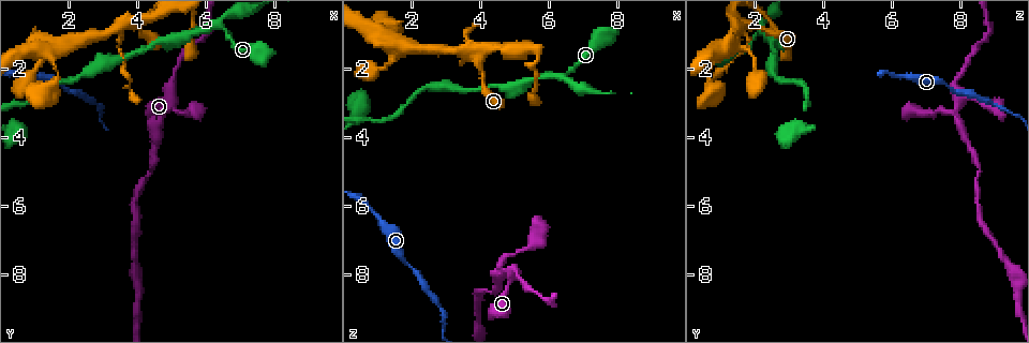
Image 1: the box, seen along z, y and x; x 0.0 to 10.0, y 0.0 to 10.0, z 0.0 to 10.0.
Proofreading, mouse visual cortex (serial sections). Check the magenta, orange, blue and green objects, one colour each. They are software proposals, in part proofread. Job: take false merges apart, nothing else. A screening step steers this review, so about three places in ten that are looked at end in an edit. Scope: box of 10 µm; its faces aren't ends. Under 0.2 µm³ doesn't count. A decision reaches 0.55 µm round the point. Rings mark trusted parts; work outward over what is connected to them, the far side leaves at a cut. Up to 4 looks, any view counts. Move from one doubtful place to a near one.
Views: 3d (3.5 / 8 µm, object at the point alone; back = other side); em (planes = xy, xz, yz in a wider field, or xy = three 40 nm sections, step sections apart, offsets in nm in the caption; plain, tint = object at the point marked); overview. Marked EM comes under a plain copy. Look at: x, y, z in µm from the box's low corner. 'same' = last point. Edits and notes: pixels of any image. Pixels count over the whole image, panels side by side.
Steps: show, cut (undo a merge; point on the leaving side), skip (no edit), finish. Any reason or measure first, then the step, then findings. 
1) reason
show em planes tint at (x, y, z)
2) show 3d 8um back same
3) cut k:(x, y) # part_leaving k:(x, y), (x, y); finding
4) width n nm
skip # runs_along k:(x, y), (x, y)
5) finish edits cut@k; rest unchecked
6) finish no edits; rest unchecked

three arms meet
show 3d 8um at (6.50, 0.80, 2.20)

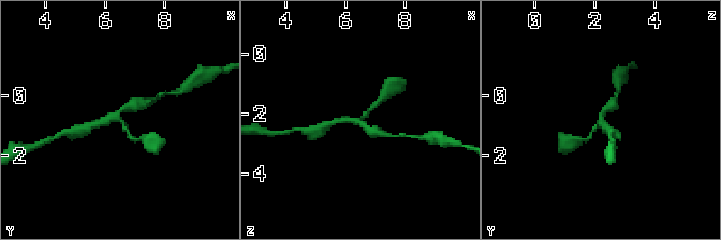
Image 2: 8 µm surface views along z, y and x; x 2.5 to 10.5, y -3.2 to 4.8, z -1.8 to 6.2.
arms 3; arm_widths 200, 200, 300 nm
show em planes tint same

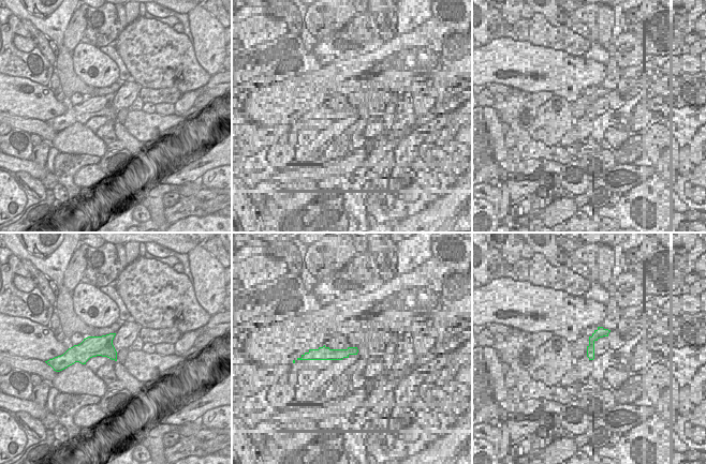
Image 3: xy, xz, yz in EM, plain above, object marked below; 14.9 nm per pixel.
skip # runs_along 2:(376, 105), (361, 119), (329, 123); all the same cell

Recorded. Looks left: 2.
thin neck
show em xy step 3 tint at (1.65, 2.30, 0.65)

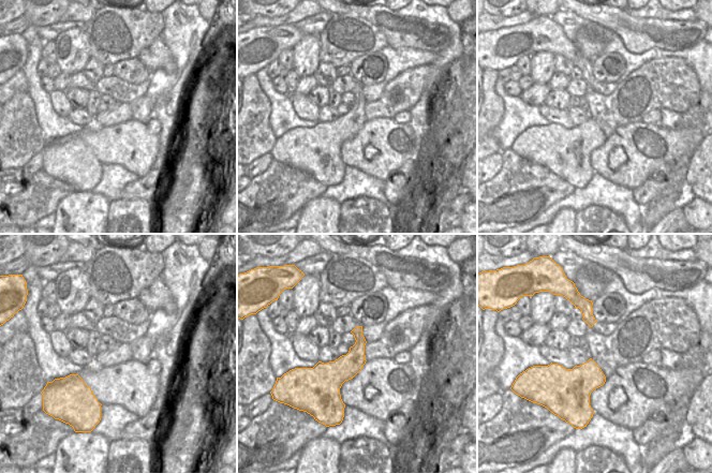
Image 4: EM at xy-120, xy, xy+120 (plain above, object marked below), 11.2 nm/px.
show 3d 3.5um back same

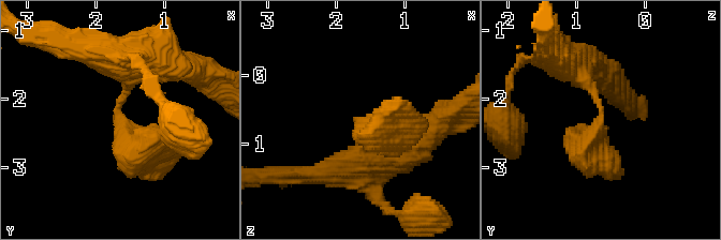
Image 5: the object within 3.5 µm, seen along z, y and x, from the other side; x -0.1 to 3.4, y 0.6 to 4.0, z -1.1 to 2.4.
skip # runs_along 5:(564, 62), (600, 105), (594, 148), (614, 167); all the same cell

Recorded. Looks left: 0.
finish no edits; rest unchecked

